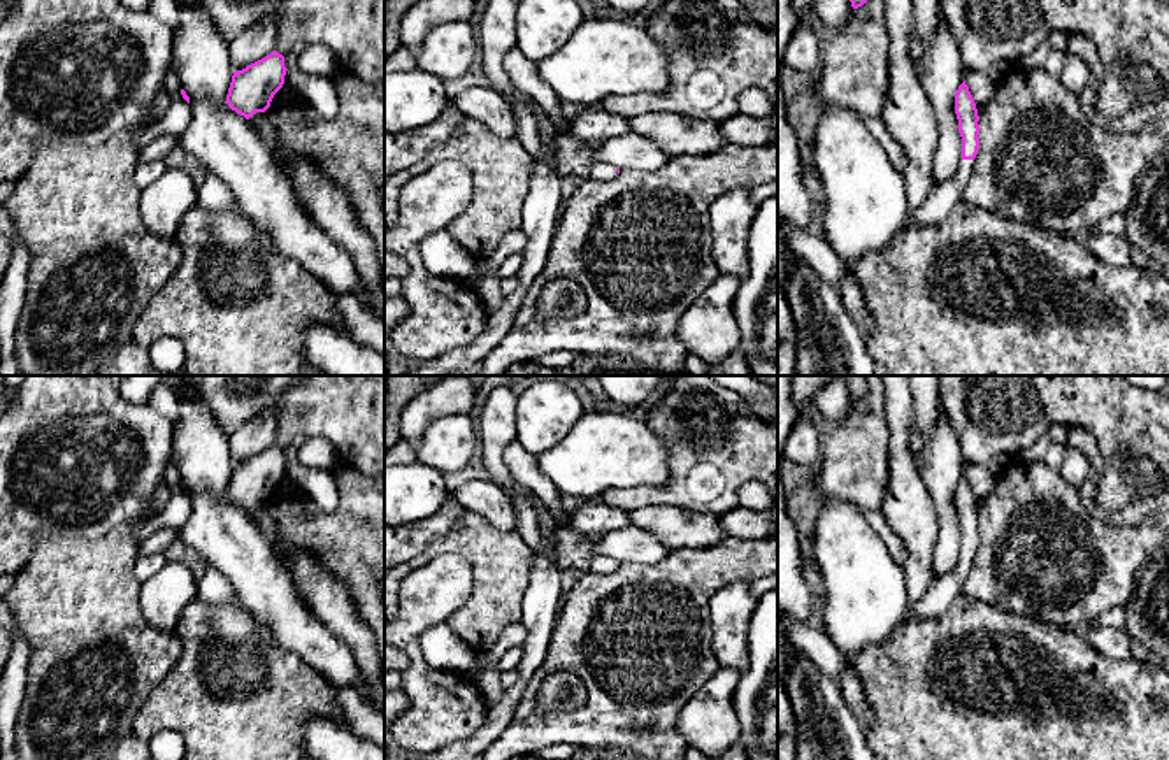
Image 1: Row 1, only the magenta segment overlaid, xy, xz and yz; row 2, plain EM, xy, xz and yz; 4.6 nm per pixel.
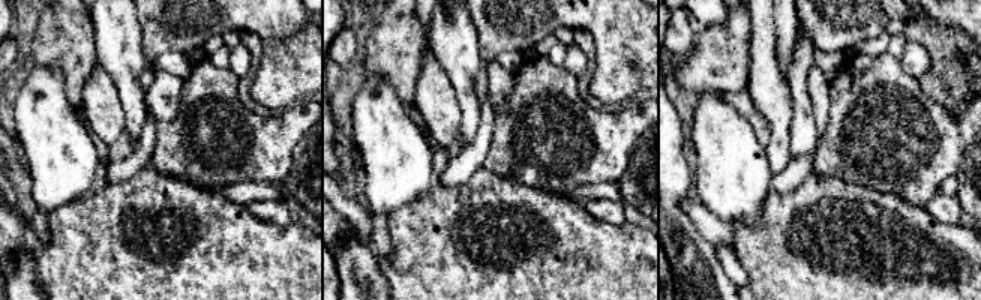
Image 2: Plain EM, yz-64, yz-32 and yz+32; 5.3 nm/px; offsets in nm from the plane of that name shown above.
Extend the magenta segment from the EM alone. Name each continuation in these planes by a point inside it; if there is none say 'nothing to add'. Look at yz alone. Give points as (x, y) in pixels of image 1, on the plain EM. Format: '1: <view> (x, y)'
1: yz (943, 590)

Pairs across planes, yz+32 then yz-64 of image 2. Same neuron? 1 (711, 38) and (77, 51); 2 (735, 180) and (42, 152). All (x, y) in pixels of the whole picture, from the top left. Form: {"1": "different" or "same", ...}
{"1": "same", "2": "same"}

